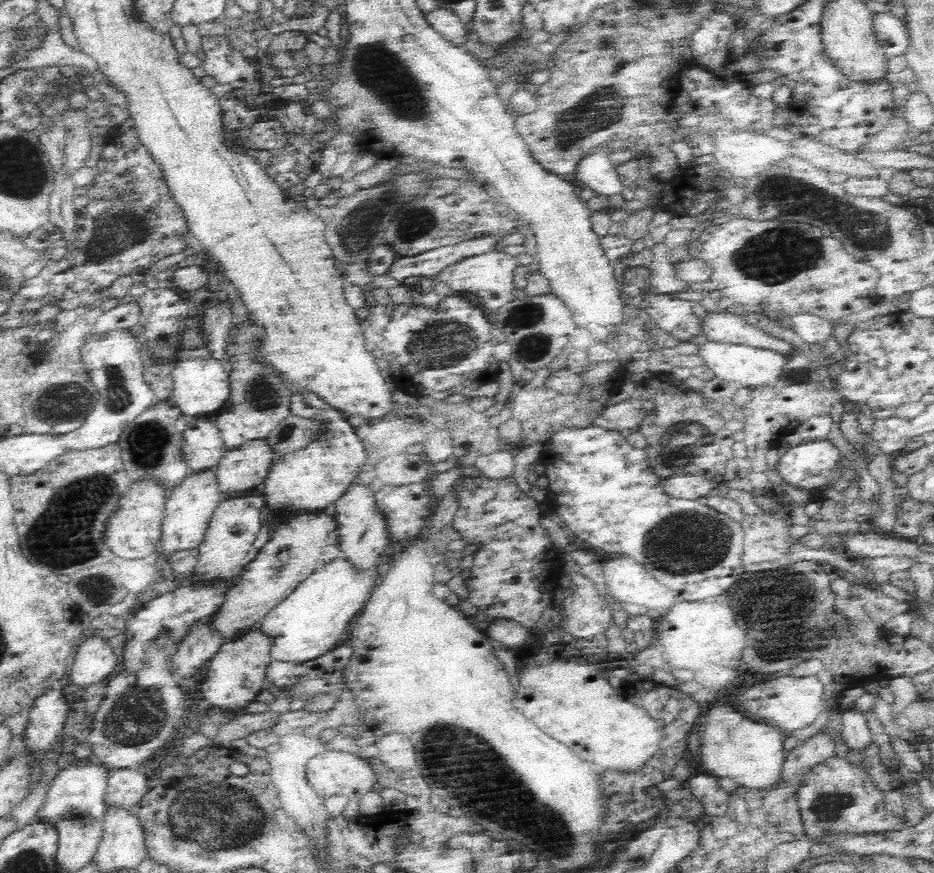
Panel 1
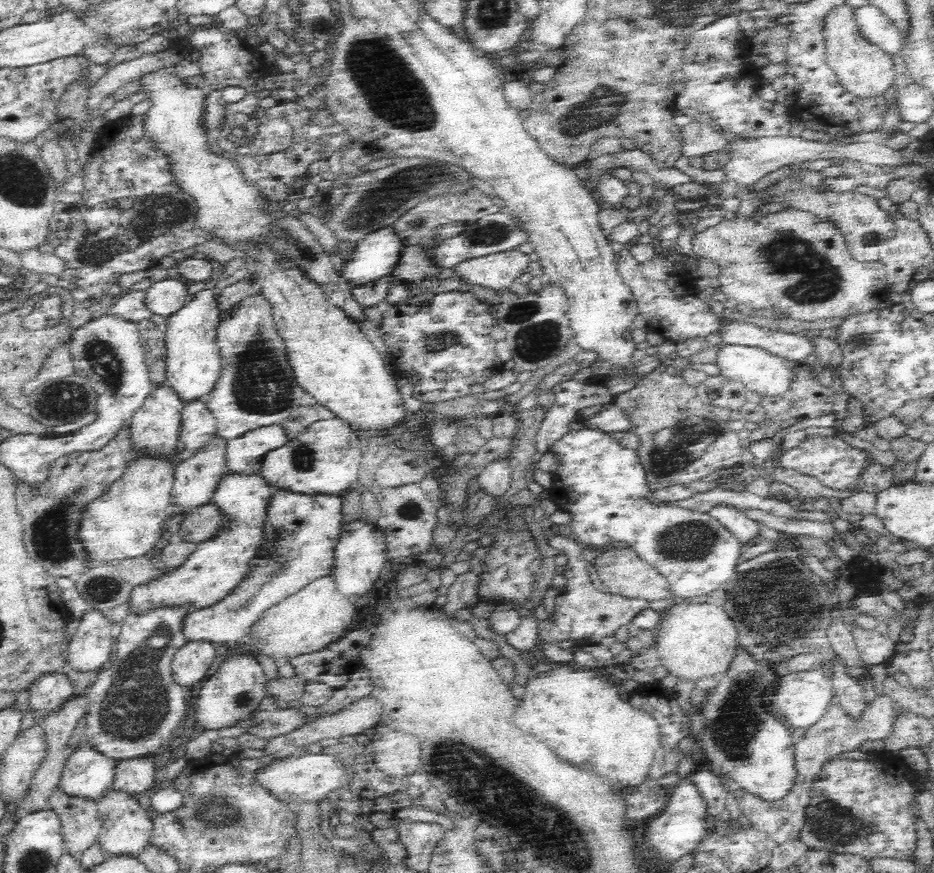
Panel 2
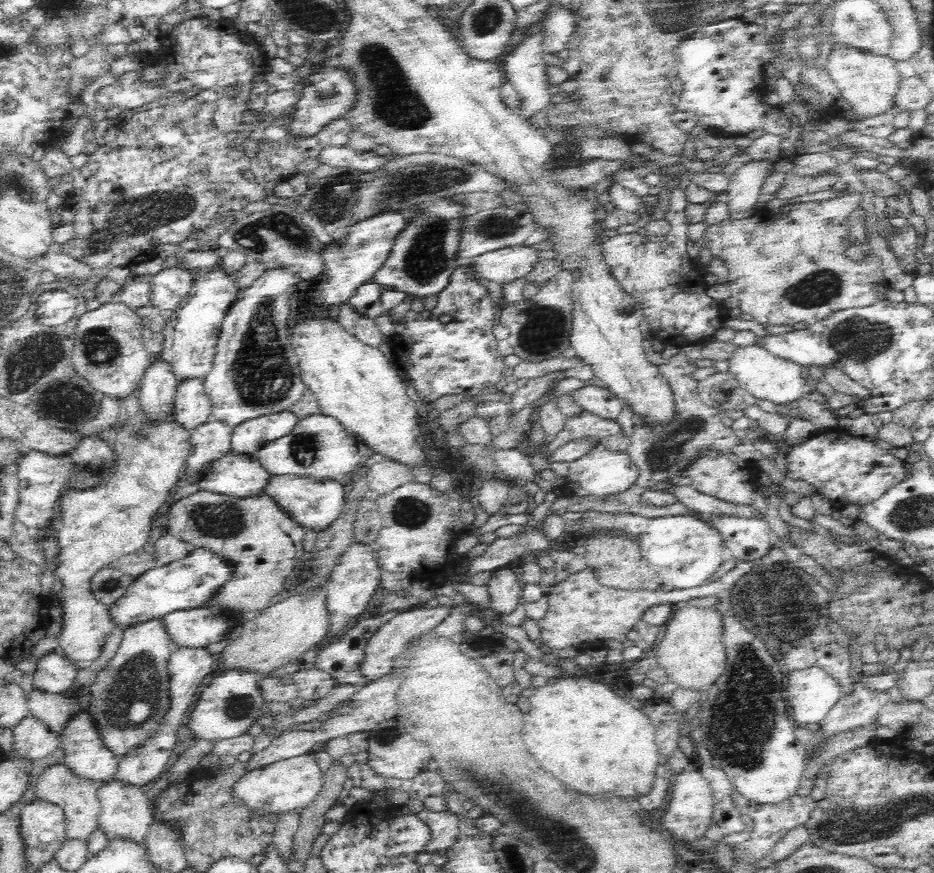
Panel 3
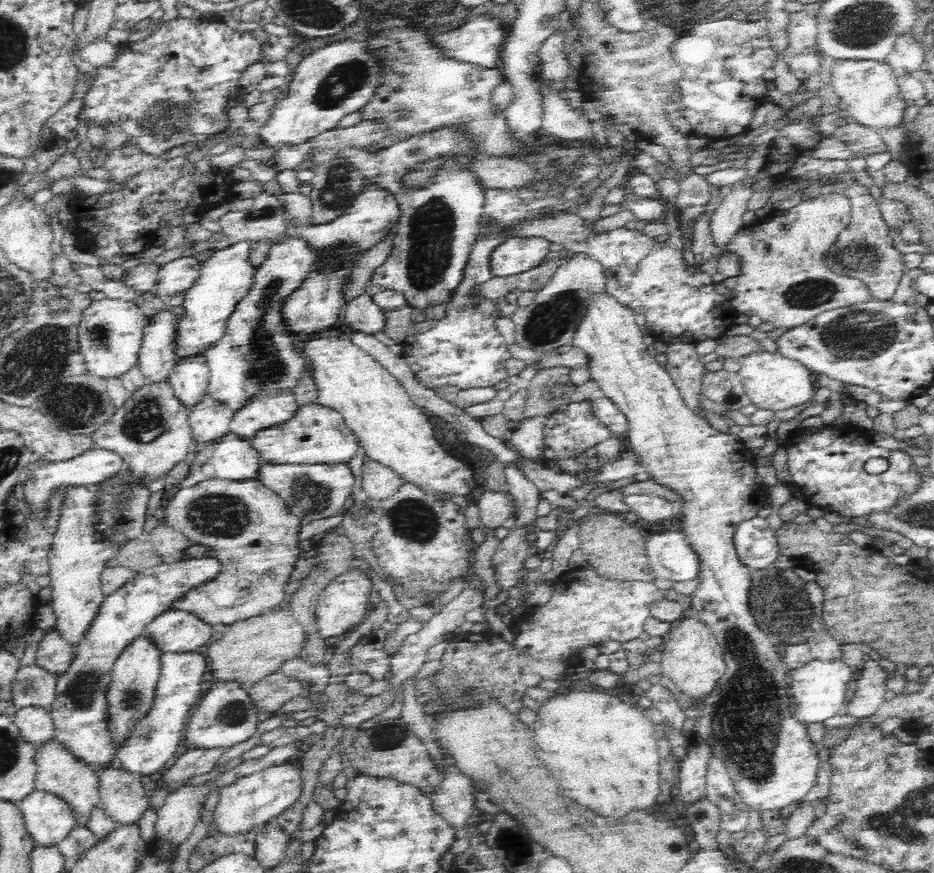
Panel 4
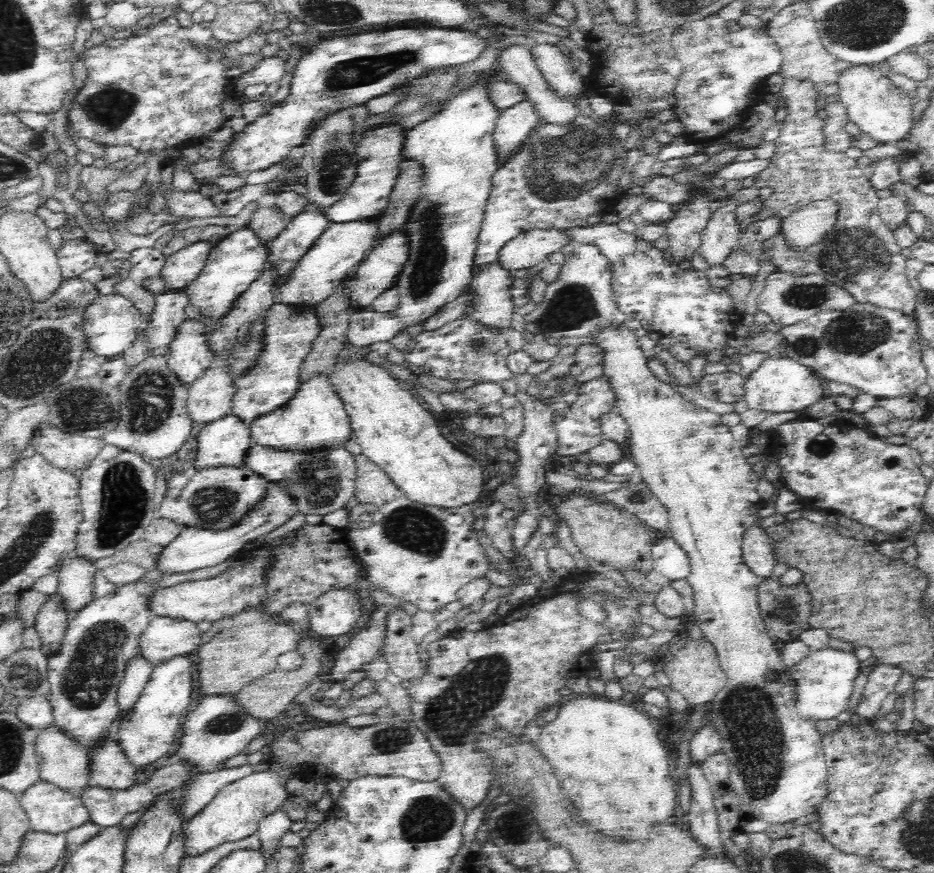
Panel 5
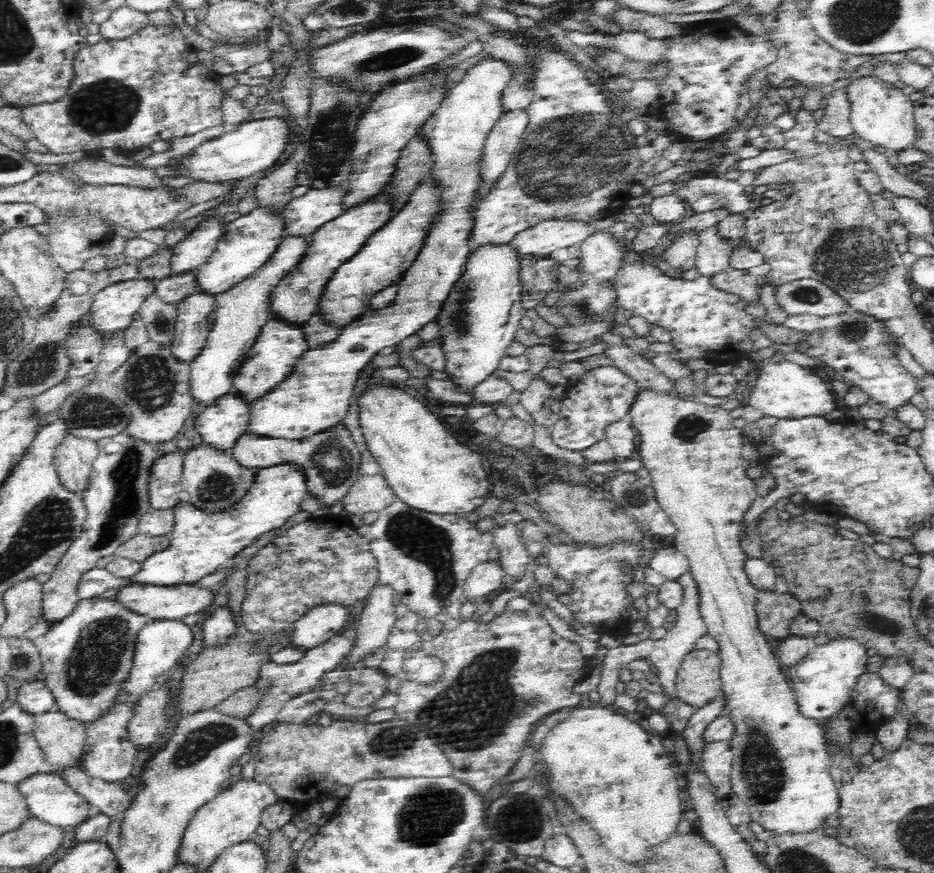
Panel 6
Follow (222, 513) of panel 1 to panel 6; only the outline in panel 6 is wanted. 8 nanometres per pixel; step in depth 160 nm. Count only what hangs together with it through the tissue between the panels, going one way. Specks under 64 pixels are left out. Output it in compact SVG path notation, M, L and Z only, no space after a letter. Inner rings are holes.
M231 393L212 408L204 408L195 420L195 429L202 437L202 443L220 452L228 452L236 446L238 440L248 434L250 422L249 406L236 394ZM114 597L80 599L68 618L64 618L46 634L34 640L33 644L38 647L40 653L42 679L56 699L54 709L66 718L85 725L108 716L116 708L116 696L120 694L120 686L130 676L138 632L149 621L147 617L132 611Z

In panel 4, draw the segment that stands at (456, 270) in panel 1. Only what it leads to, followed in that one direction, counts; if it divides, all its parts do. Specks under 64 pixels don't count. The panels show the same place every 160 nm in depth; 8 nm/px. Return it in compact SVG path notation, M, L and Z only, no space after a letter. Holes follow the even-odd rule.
M508 238L490 253L493 277L508 278L536 268L550 252L550 242L542 238Z

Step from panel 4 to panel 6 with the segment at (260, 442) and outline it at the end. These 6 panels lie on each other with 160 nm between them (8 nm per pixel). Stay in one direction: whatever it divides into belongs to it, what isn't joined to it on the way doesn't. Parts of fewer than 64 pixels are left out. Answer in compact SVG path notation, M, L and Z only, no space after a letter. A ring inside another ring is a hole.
M484 58L467 69L466 74L456 86L447 90L440 106L418 130L419 138L424 141L432 154L431 182L439 188L439 208L432 217L425 233L424 244L417 252L415 261L400 279L399 291L393 304L388 305L388 308L382 308L382 310L370 308L368 312L360 316L360 320L356 318L346 325L346 328L342 329L342 334L330 346L307 351L288 380L273 394L268 394L263 400L249 406L248 433L277 440L302 441L340 427L354 400L356 387L367 374L368 366L373 357L379 354L379 351L385 346L396 346L403 338L416 334L424 325L432 322L440 314L452 288L462 278L468 256L471 256L473 251L470 240L476 222L476 202L483 197L483 180L480 170L484 157L484 144L486 144L488 134L494 128L496 121L504 114L501 105L502 91L508 83L514 82L513 76L514 70L504 62L493 58Z

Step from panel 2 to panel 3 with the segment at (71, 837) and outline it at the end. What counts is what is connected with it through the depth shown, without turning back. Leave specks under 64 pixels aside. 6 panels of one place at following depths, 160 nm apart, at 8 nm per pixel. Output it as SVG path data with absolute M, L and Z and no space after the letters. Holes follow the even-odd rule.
M64 764L48 766L38 776L36 782L36 798L55 804L62 808L66 817L66 835L69 840L88 841L90 836L99 828L101 804L97 797L100 784L92 784L90 780L78 779Z

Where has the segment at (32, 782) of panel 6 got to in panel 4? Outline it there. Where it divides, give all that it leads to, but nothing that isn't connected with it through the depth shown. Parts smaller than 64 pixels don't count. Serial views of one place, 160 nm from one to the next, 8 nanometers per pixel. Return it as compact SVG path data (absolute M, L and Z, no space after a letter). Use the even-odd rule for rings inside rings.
M35 790L15 805L22 811L35 847L57 846L75 827L68 805L55 794Z

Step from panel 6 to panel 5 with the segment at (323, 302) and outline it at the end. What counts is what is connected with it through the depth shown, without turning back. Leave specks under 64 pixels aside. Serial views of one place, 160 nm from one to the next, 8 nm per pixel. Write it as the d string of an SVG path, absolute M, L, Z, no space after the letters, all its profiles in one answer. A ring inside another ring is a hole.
M403 230L390 234L382 244L373 246L367 256L356 266L356 274L354 278L346 280L348 293L352 295L350 305L354 307L370 307L373 300L380 296L385 290L394 286L398 273L401 271L402 265L408 258L408 241Z

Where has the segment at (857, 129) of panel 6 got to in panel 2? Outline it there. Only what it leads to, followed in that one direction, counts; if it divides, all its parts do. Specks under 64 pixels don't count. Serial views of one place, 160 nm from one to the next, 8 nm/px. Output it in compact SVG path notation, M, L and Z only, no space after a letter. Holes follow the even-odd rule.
M847 2L830 10L824 20L823 36L828 66L846 90L859 97L890 94L896 78L892 58L883 48L872 44L863 36L857 24L856 7Z

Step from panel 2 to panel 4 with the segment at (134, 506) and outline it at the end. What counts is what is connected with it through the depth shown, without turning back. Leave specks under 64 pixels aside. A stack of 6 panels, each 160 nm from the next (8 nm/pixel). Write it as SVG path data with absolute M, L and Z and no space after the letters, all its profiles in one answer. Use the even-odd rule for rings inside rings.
M168 382L153 386L145 385L141 390L133 393L133 396L127 400L124 406L114 412L114 416L103 427L89 436L96 446L111 450L121 456L125 464L124 469L128 471L128 476L124 476L123 482L130 489L136 488L136 486L148 488L150 482L156 482L162 476L168 476L170 470L178 462L188 458L188 450L194 442L188 423L187 410L174 397L174 389ZM72 487L66 490L59 509L57 529L46 558L52 588L50 602L57 618L55 630L73 649L88 637L88 630L92 628L104 602L100 574L107 567L107 562L116 558L124 544L108 539L96 527L100 524L102 496L103 492L97 488Z

